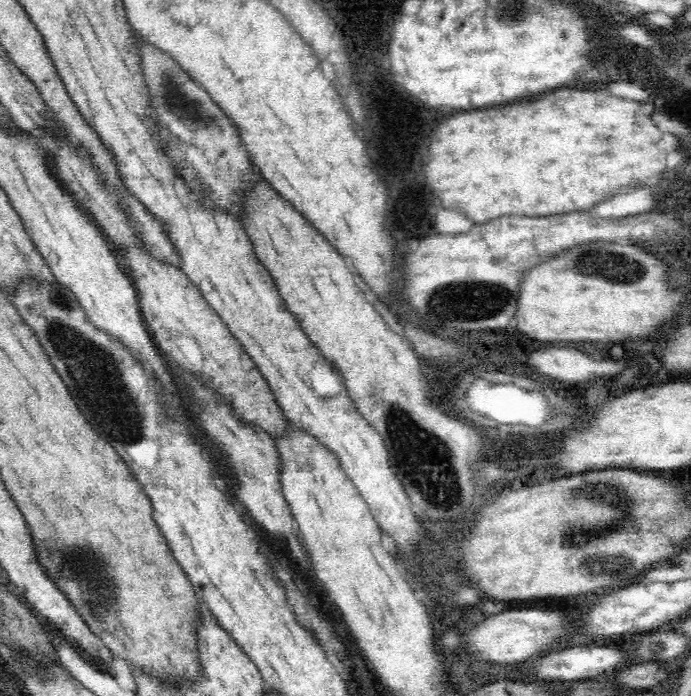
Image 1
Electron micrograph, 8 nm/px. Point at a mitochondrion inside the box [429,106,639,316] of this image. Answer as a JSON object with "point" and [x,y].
{"point":[605,138]}

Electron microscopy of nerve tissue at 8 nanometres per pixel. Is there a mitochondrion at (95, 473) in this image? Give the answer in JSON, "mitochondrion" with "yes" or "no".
{"mitochondrion":"no"}

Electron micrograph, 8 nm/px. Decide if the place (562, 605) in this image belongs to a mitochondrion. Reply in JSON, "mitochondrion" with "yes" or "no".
{"mitochondrion":"no"}

